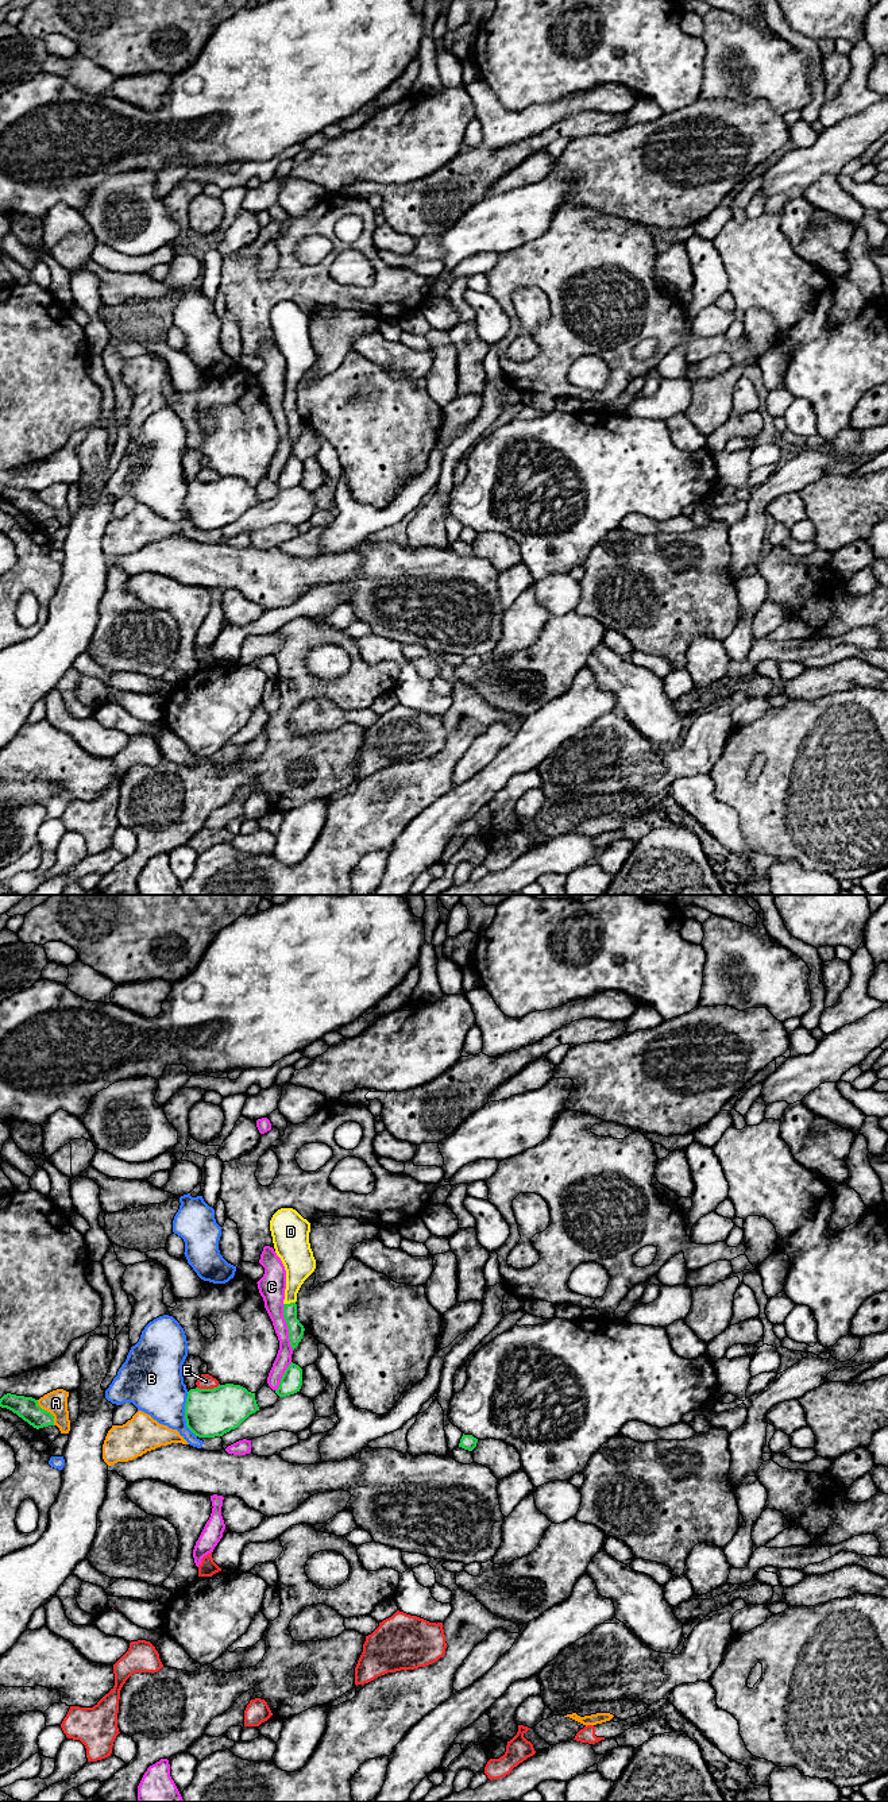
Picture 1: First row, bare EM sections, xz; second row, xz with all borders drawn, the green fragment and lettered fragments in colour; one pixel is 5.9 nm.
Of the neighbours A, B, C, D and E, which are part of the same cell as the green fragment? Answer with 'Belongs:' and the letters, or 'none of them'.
Belongs: D

